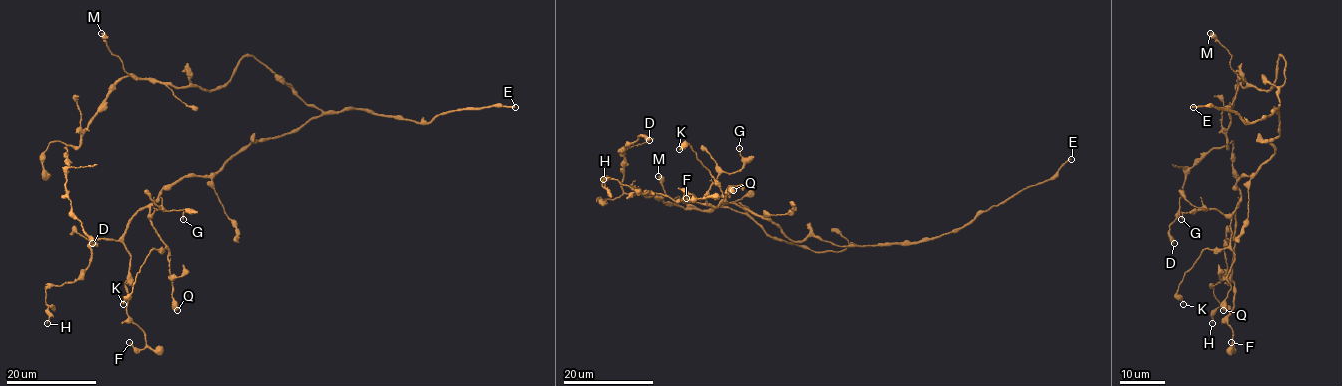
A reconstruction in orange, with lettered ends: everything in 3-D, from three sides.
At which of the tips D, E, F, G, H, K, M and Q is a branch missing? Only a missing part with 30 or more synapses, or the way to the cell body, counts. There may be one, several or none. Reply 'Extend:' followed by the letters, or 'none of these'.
Extend: E

